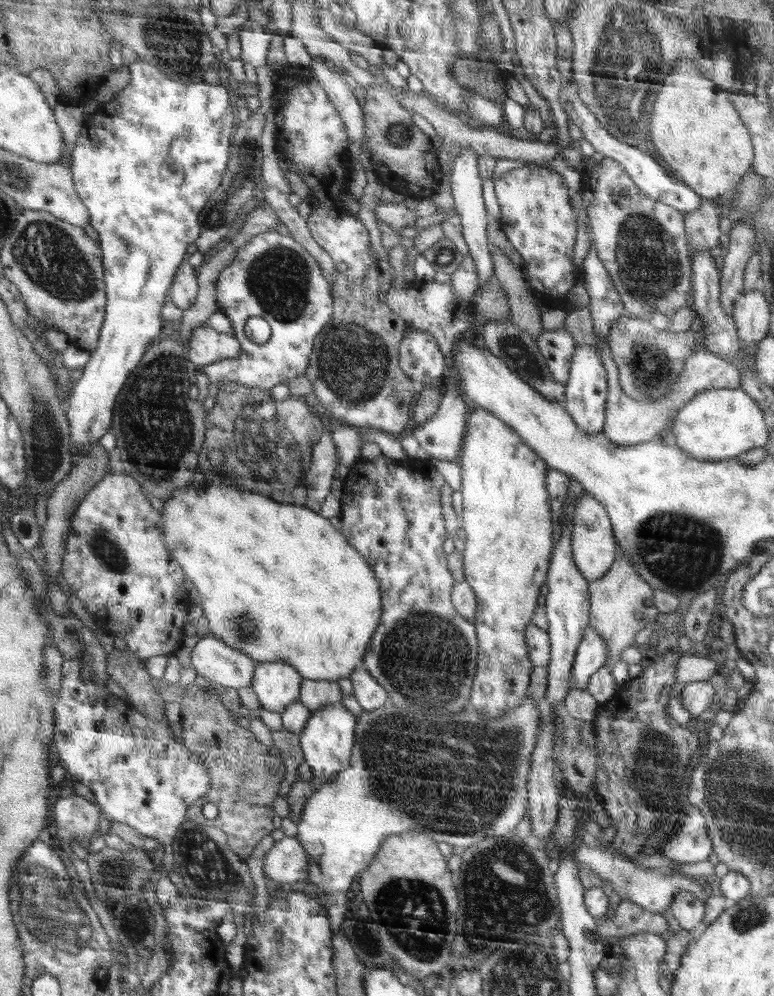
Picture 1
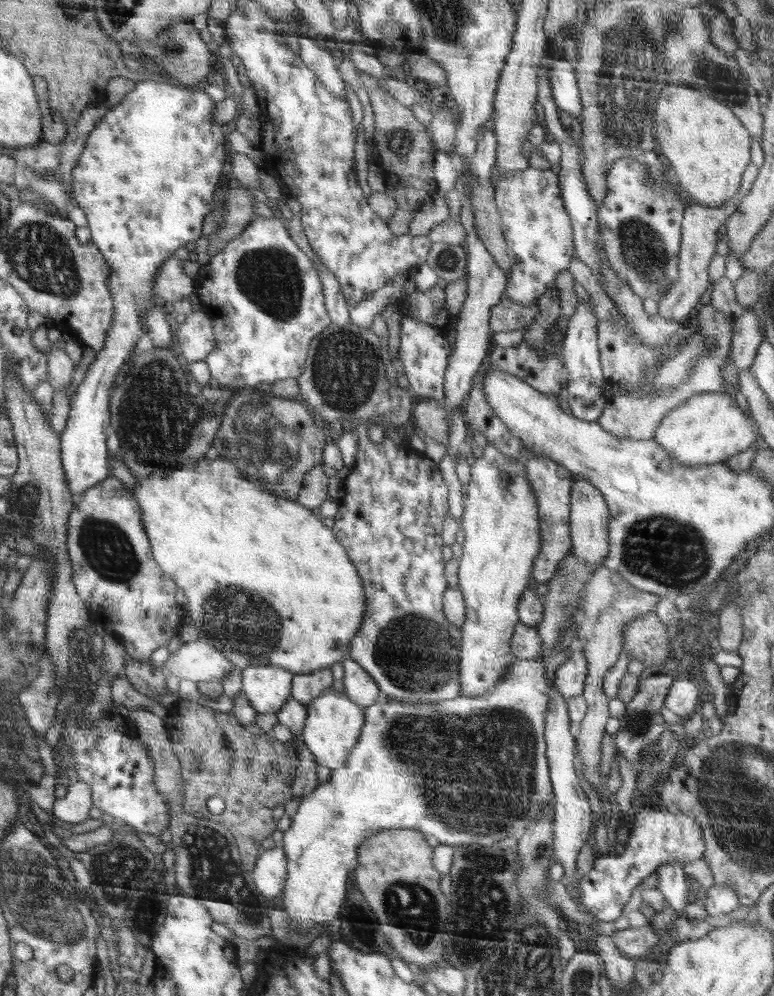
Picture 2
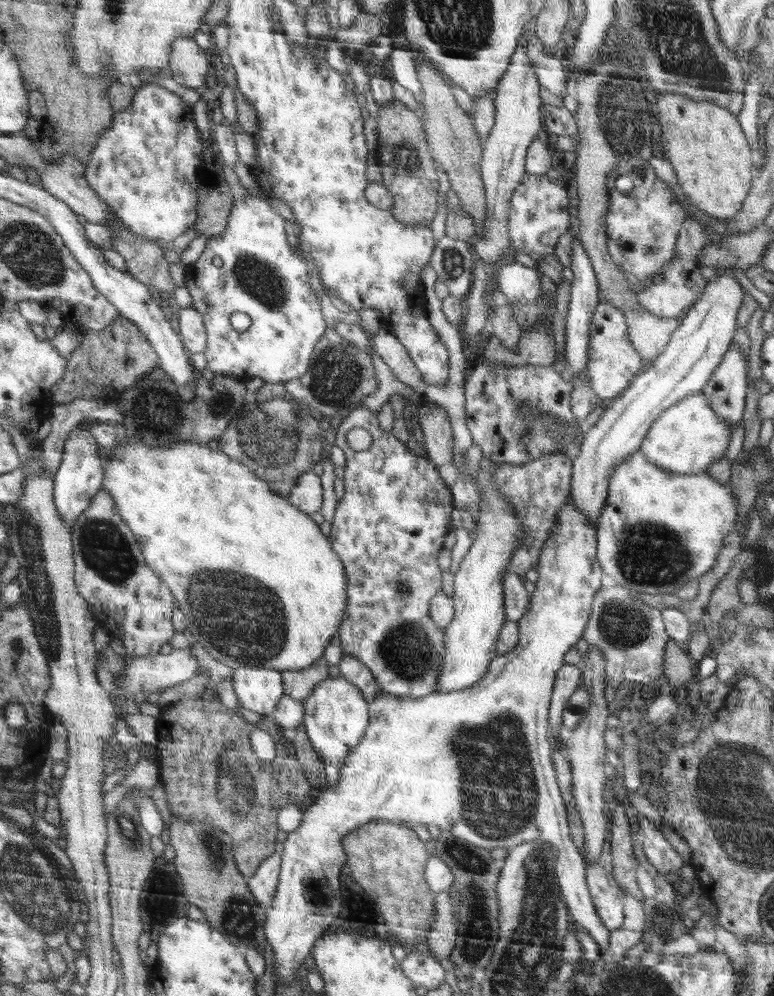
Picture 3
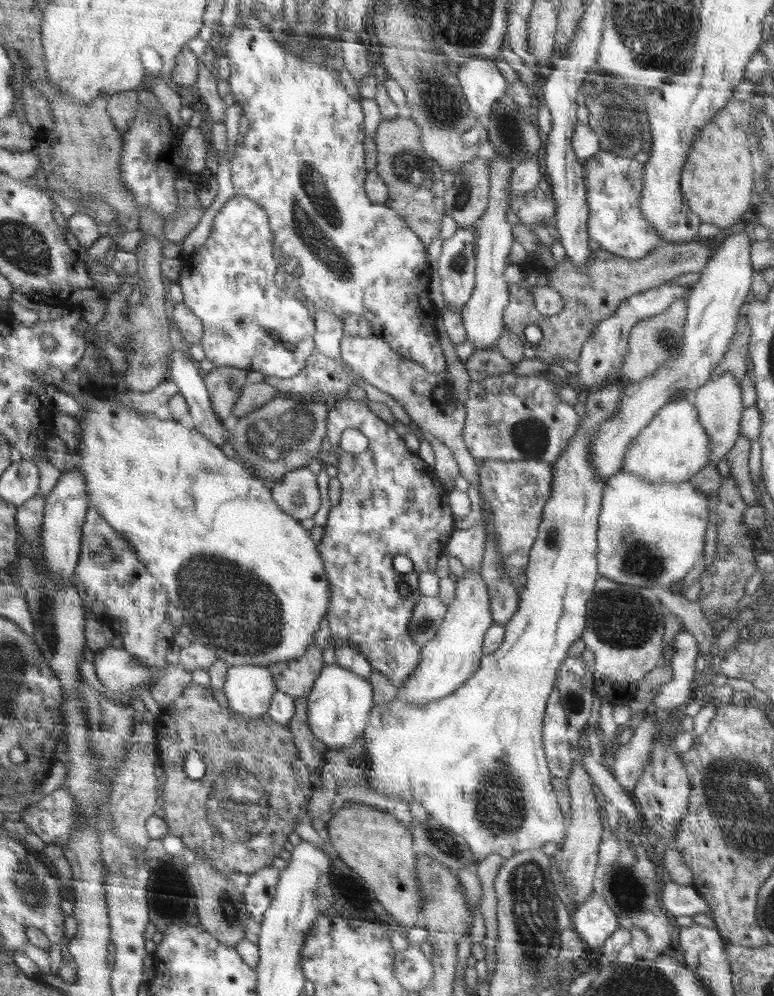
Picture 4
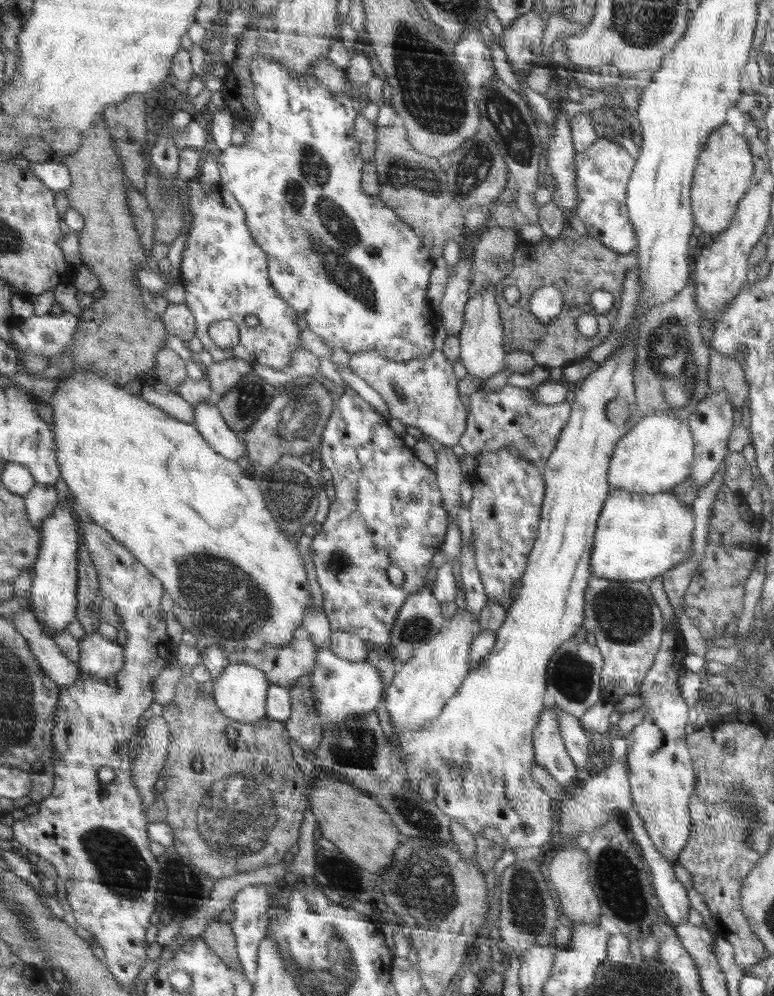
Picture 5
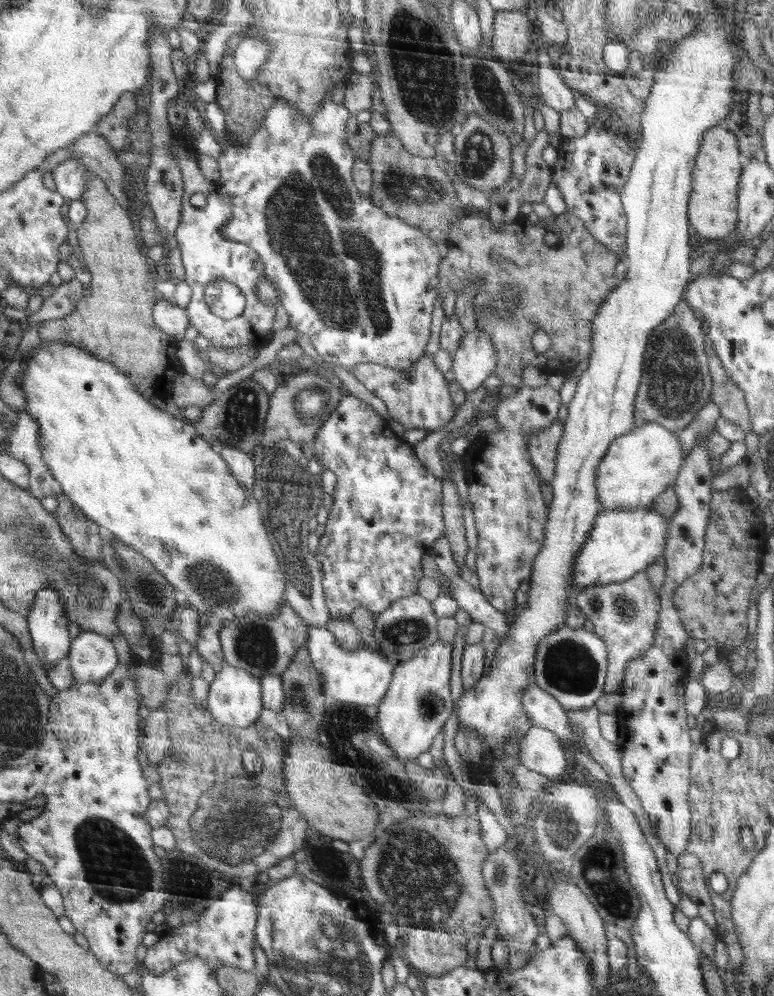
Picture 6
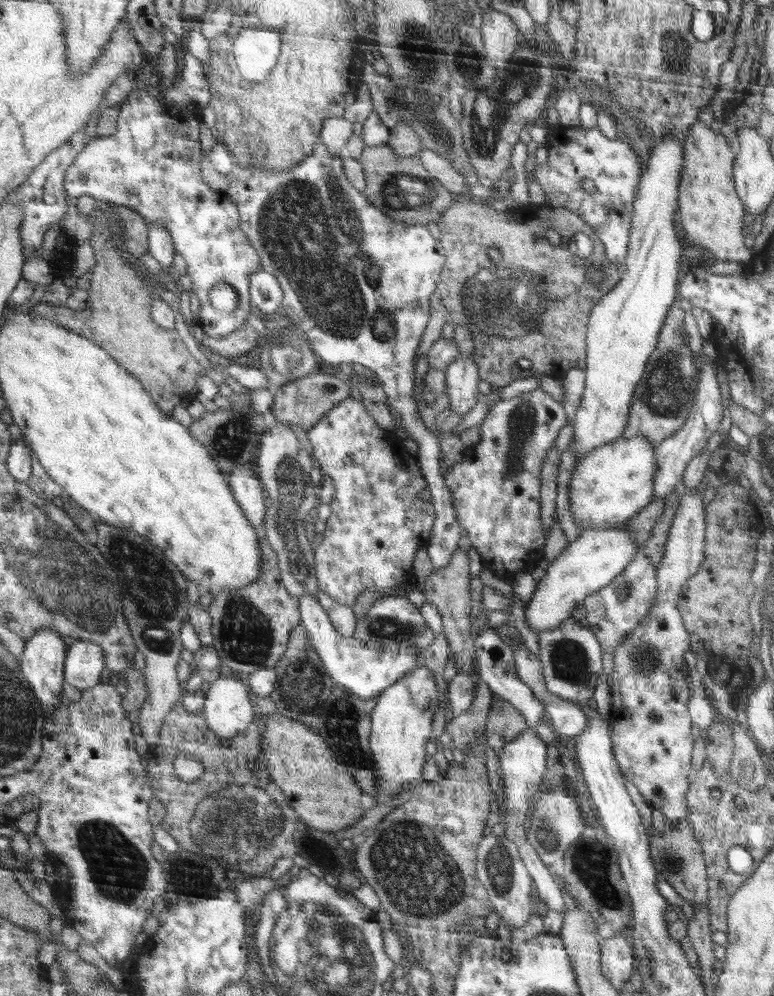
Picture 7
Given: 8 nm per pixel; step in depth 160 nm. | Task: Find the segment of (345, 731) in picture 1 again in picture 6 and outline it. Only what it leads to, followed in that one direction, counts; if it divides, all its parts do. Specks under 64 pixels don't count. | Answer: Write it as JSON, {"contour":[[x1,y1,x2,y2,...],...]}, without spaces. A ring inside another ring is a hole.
{"contour":[[326,627,310,628,310,637,307,638,307,649,316,667,320,678,323,680,323,690,329,701,336,700,352,704,378,704,383,701,388,692,388,684,392,680,394,664,387,656,362,645,362,648,353,650,345,649,337,642,337,638]]}

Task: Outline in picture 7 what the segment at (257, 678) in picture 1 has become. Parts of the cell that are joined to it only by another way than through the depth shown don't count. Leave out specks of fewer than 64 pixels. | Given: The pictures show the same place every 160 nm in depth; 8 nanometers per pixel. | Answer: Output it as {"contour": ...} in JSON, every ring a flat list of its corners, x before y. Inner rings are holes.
{"contour":[[219,677,211,683,205,694,204,708,200,711,207,719,211,731,222,739,238,736,252,718,252,704,248,700,248,688,236,677]]}

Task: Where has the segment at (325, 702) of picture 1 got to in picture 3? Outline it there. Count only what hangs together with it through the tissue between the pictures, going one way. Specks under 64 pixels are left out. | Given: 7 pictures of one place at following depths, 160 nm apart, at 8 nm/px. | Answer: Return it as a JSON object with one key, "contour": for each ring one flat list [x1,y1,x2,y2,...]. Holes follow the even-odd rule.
{"contour":[[322,656,306,668,283,670,284,695,301,702,311,697,316,686,329,677,328,665]]}

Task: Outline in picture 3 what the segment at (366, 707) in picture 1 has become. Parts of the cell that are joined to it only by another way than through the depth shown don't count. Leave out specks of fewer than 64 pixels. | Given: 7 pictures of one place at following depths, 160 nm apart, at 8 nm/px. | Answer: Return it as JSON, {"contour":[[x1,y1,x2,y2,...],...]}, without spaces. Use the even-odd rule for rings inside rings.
{"contour":[[348,654,341,656,338,665,341,676,354,684,368,702,373,702,378,696,378,686,371,670,359,658]]}

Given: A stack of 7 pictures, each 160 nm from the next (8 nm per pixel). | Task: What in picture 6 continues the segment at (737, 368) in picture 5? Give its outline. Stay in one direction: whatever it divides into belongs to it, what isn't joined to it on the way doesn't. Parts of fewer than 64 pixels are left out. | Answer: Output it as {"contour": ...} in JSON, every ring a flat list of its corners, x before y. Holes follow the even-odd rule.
{"contour":[[706,331,704,353,708,356,708,368,711,374,711,400,720,409,722,418,737,424,745,433,752,430,747,402,743,390,730,380,722,361,714,353,714,347]]}

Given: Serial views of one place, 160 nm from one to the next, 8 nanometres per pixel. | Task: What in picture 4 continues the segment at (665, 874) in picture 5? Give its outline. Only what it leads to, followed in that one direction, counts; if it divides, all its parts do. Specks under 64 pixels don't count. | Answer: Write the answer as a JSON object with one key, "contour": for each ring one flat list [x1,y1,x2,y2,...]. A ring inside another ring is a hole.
{"contour":[[664,874,660,879,663,885,661,890,662,906,669,914,692,917,702,913,713,919,710,906,692,885,678,884]]}

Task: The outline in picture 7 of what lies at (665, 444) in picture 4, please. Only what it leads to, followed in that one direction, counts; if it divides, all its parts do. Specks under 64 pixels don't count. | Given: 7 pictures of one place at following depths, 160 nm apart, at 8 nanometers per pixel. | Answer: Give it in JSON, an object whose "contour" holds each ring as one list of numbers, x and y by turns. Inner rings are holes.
{"contour":[[643,436,621,437,582,455,570,478,568,498,579,531,606,530,631,519,653,501,655,447]]}

